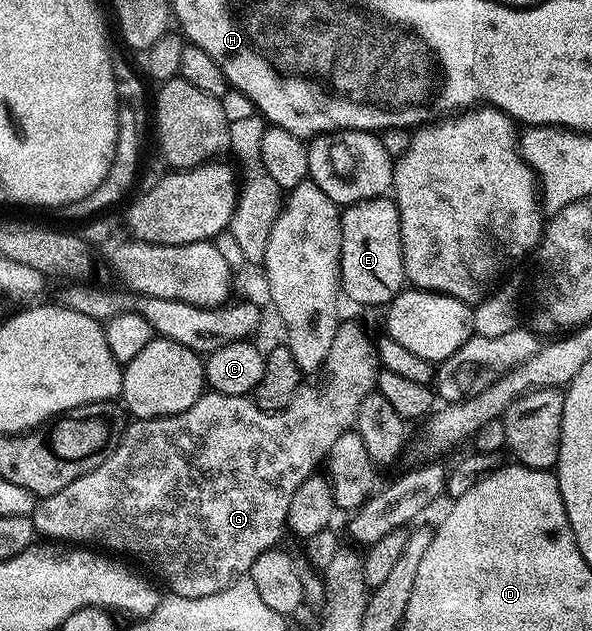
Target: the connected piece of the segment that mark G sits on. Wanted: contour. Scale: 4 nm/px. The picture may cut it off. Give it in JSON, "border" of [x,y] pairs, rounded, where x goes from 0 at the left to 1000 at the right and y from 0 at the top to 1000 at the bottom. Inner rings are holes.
{"border":[[[574,510],[569,528],[563,534],[563,547],[556,547],[556,559],[549,566],[546,580],[535,590],[539,602],[534,607],[514,605],[502,616],[495,635],[478,651],[444,651],[429,635],[429,631],[416,626],[382,626],[351,618],[319,648],[313,648],[297,658],[280,658],[264,664],[228,664],[216,669],[208,680],[208,691],[182,727],[171,731],[164,743],[130,756],[123,769],[110,769],[103,781],[71,786],[59,799],[59,838],[74,856],[98,857],[113,864],[152,864],[155,868],[172,868],[176,875],[194,883],[208,883],[215,878],[216,887],[233,883],[236,900],[250,899],[270,926],[282,929],[280,935],[292,943],[306,946],[353,946],[360,940],[373,940],[389,930],[400,914],[419,910],[424,897],[441,876],[463,868],[471,861],[470,854],[481,846],[480,835],[485,830],[490,796],[497,783],[507,775],[512,764],[532,748],[532,737],[551,729],[554,718],[563,712],[563,699],[576,693],[576,686],[595,681],[600,675],[603,648],[620,624],[635,618],[637,602],[644,577],[637,555],[635,539],[620,532],[620,525],[606,512]]]}

